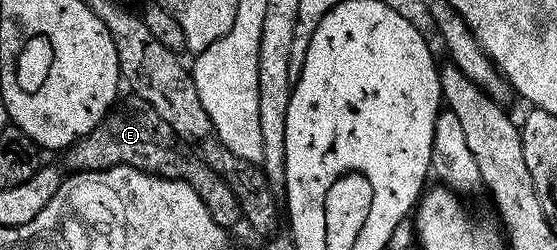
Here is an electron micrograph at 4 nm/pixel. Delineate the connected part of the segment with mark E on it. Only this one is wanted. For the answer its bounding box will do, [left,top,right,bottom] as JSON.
[66,95,240,230]

